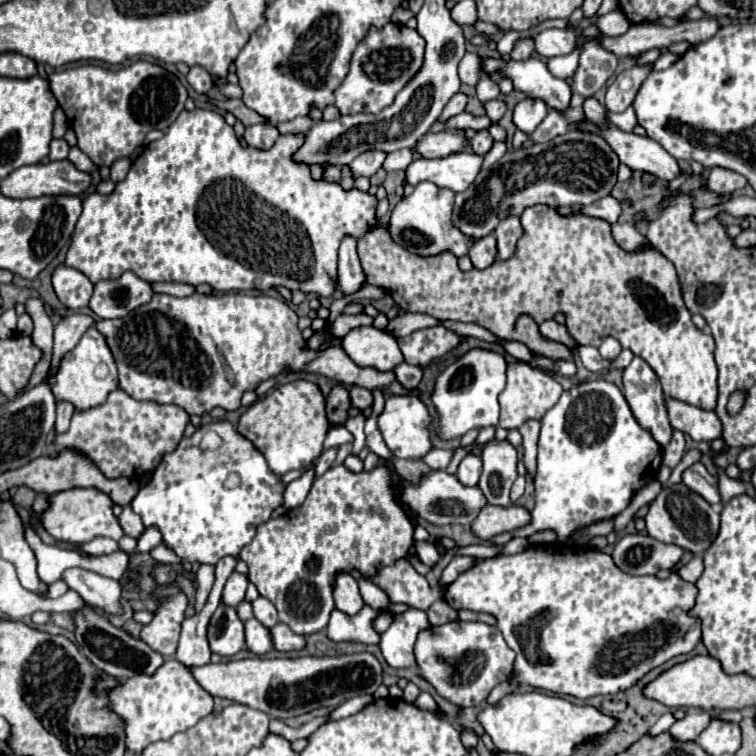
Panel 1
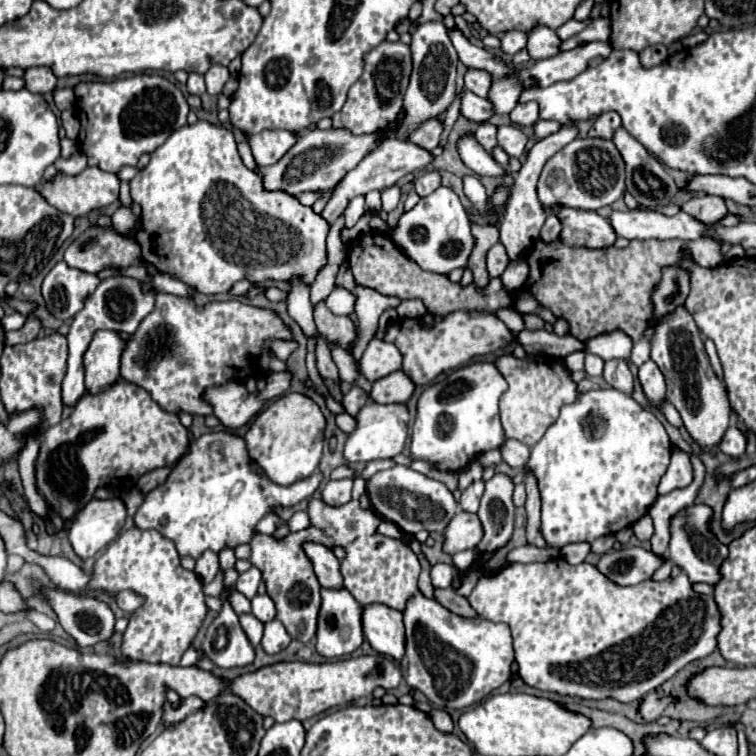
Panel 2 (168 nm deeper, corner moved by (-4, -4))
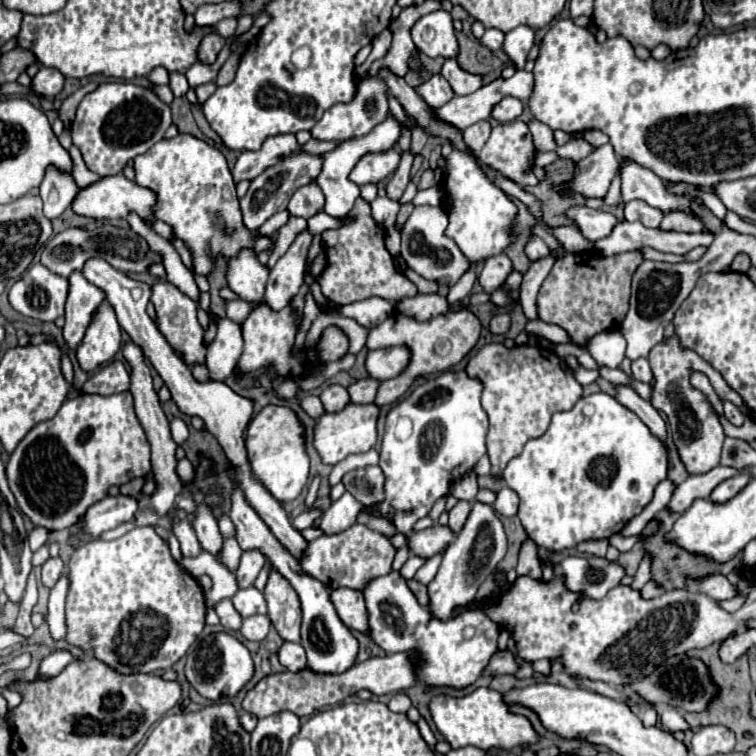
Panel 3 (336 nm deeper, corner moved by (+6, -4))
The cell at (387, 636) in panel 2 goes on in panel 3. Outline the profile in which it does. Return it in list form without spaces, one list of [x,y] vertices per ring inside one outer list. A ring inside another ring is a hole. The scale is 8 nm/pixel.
[[[337,588],[331,592],[331,600],[343,624],[371,638],[369,634],[369,612],[365,610],[365,598],[359,590]]]

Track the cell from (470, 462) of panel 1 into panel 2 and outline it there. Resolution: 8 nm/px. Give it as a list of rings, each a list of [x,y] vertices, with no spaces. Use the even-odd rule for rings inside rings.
[[[475,480],[475,482],[461,494],[461,500],[459,500],[461,510],[465,510],[465,512],[477,512],[479,500],[481,500],[481,494],[483,494],[483,488],[485,488],[485,484],[483,484],[481,480]]]

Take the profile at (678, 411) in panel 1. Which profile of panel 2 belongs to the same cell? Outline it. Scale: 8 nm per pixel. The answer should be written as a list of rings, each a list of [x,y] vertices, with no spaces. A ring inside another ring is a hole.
[[[733,426],[727,430],[727,434],[723,436],[723,442],[719,444],[719,450],[731,458],[741,458],[745,454],[745,446],[747,446],[747,438],[745,434]]]

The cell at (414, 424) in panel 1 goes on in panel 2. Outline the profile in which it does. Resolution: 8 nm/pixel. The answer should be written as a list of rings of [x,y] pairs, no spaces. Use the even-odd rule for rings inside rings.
[[[367,402],[359,414],[355,416],[357,424],[351,434],[347,434],[347,442],[343,448],[343,456],[349,464],[355,462],[371,462],[377,458],[393,458],[399,454],[407,442],[407,406],[405,404],[377,404]]]

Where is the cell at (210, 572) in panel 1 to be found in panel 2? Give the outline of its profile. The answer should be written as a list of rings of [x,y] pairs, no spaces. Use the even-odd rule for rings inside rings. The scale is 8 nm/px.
[[[205,550],[199,558],[197,558],[197,564],[195,564],[195,574],[199,574],[199,578],[203,580],[203,584],[209,584],[215,574],[219,570],[219,558],[215,552],[211,550]]]

